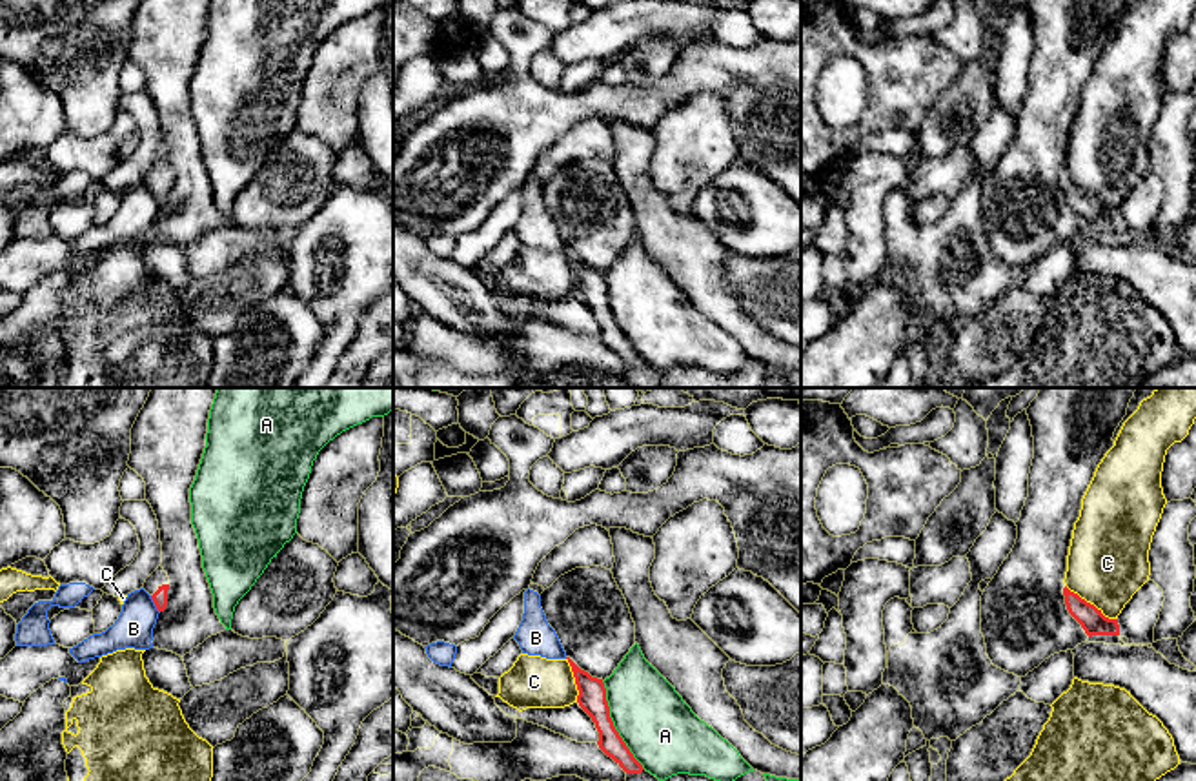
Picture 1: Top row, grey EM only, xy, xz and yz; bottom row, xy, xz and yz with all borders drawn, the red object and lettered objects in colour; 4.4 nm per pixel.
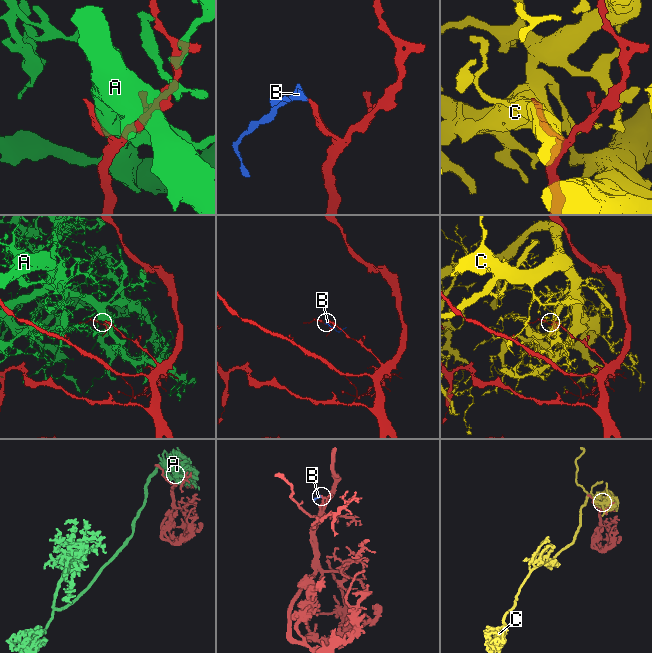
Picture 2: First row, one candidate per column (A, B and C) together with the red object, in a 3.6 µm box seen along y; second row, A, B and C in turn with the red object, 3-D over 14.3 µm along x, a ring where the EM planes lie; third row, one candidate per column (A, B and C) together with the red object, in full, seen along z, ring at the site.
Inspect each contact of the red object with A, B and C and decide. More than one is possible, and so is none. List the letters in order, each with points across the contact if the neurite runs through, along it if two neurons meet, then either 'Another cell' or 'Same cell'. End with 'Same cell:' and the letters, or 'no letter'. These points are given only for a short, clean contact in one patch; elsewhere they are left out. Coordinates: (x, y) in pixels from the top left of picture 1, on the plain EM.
A: Another cell
B: Boundary: xy (150, 188), (159, 204). Another cell
C: Another cell
Same cell: no letter

